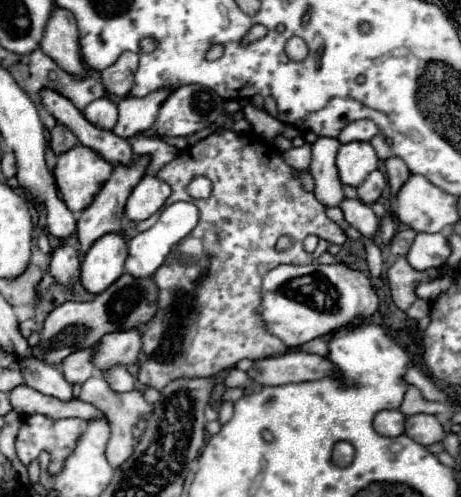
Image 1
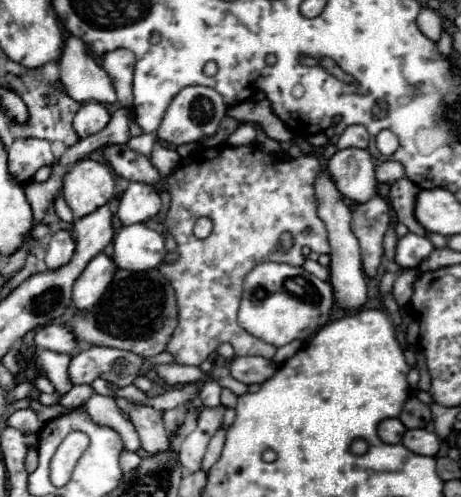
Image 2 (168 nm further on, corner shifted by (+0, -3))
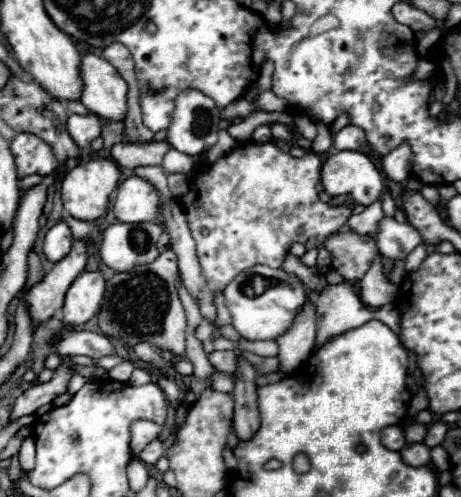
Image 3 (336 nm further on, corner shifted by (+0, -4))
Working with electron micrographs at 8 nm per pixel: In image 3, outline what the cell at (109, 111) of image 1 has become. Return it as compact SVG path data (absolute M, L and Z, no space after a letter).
M71 114L67 118L67 130L79 148L89 148L89 144L101 134L101 120L95 114L89 116Z

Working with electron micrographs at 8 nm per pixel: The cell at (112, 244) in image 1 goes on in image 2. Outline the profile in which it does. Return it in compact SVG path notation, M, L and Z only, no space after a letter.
M99 253L97 257L93 257L85 267L85 271L79 275L79 279L75 281L75 287L73 287L75 307L79 309L93 307L105 293L115 271L117 271L117 265L109 255Z

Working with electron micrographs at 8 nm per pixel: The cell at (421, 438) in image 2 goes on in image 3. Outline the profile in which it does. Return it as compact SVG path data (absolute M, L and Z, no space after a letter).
M409 444L405 446L401 452L401 458L405 460L405 464L413 466L413 468L421 468L421 466L429 466L429 448L425 444Z

